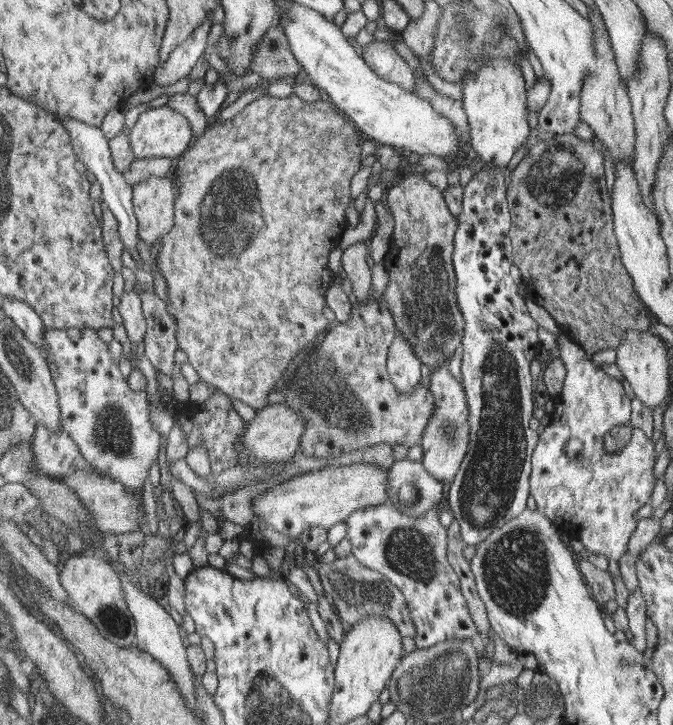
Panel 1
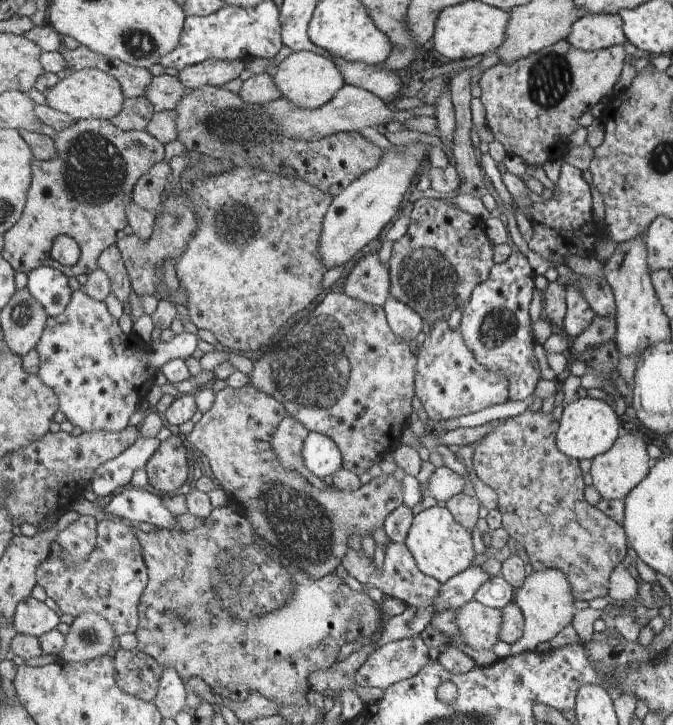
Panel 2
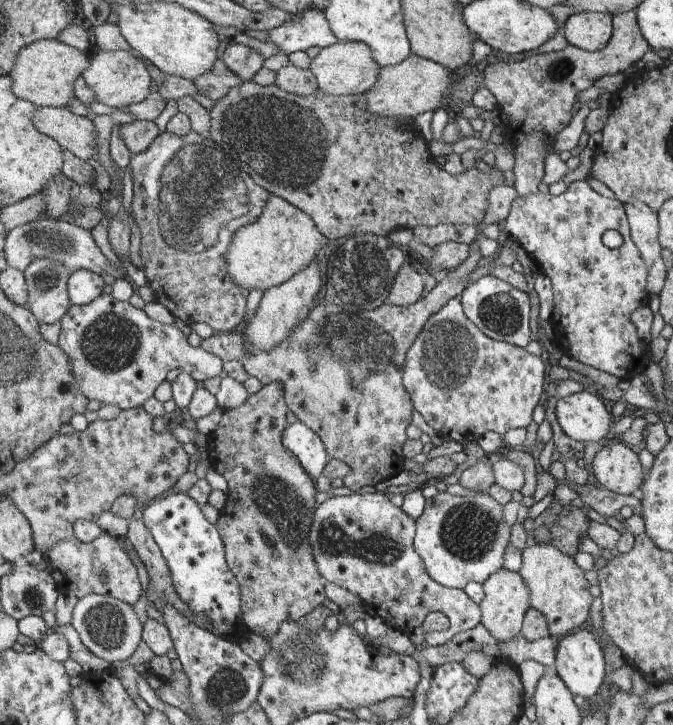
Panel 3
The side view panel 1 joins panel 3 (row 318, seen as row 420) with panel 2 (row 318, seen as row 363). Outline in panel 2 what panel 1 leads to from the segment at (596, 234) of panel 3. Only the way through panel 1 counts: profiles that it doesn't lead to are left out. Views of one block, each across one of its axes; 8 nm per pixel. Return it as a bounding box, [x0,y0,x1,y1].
[561,284,595,340]

